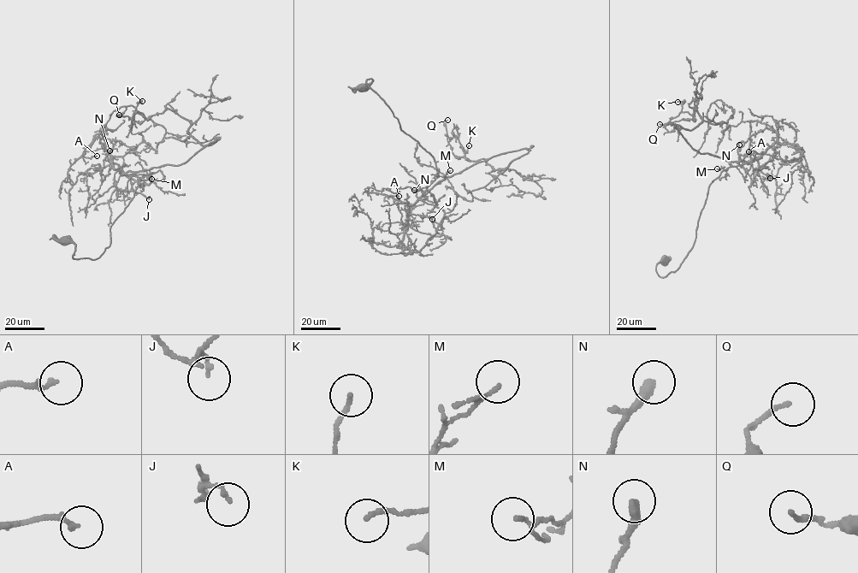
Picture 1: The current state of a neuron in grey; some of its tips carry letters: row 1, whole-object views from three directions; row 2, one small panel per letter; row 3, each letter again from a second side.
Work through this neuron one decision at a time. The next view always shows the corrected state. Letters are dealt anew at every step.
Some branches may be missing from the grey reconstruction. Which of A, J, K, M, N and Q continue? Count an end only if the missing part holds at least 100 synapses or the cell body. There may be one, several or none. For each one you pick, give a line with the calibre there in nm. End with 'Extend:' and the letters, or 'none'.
Extend: none

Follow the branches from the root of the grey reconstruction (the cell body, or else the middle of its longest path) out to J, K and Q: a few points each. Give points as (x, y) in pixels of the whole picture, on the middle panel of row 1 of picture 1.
J: (362, 87), (371, 79), (366, 84), (391, 109), (400, 129), (434, 158), (436, 177), (404, 209), (432, 219)
K: (362, 87), (371, 79), (434, 158), (422, 197), (529, 151), (500, 173), (468, 160), (469, 145)
Q: (362, 87), (371, 79), (434, 158), (422, 197), (529, 151), (500, 173), (456, 157), (447, 120)

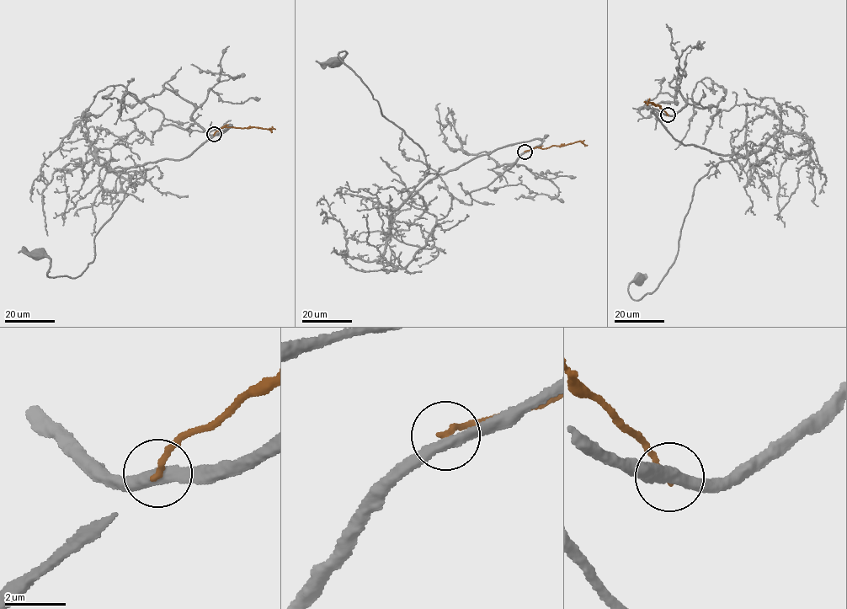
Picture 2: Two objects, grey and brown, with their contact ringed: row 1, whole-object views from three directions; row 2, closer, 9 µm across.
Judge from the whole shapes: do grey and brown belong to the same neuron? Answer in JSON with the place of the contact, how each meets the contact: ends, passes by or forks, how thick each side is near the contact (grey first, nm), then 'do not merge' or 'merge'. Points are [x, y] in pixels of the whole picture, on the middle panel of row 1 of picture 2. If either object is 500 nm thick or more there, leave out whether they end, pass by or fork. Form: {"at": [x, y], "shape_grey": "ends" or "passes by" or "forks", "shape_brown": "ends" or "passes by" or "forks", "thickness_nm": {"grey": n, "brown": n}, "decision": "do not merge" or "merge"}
{"at": [524, 152], "shape_grey": "passes by", "shape_brown": "ends", "thickness_nm": {"grey": 360, "brown": 200}, "decision": "do not merge"}

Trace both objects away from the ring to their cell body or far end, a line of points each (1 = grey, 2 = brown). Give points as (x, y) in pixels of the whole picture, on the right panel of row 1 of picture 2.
1: (668, 115), (652, 112), (683, 144), (742, 156), (697, 182), (674, 261), (634, 300), (629, 285), (638, 280)
2: (668, 115), (658, 105), (646, 102), (648, 100)

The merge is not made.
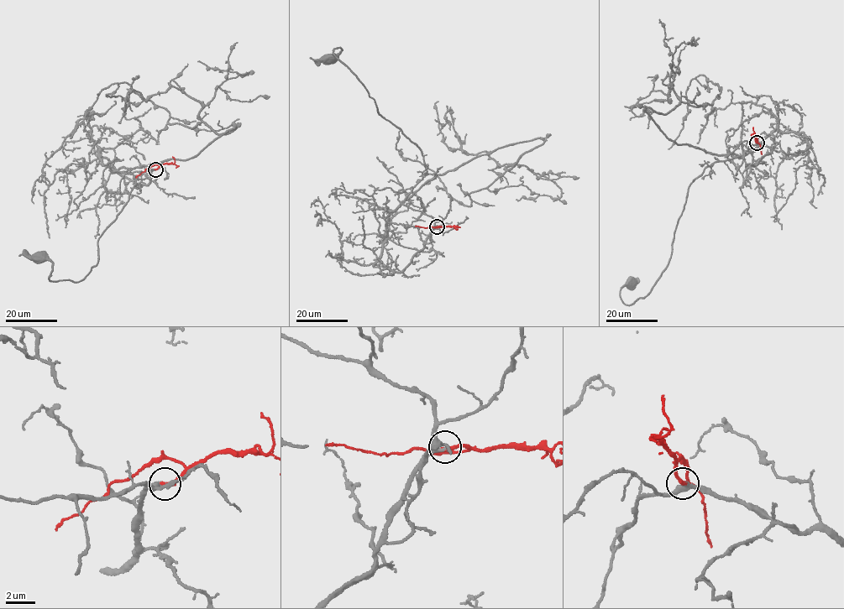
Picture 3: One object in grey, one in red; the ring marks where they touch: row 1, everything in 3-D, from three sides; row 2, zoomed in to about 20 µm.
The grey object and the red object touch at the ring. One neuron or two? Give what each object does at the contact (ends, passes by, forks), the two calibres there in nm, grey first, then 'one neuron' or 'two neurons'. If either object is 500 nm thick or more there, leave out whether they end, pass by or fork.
grey passes by; red ends there; 280 nm thick on the grey side, 280 nm on the other; one neuron

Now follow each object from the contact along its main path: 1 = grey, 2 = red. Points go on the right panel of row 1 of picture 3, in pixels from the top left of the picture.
1: (757, 143), (743, 157), (715, 161), (694, 179), (668, 264), (644, 297), (626, 304), (621, 289), (631, 283)
2: (757, 143), (762, 154)

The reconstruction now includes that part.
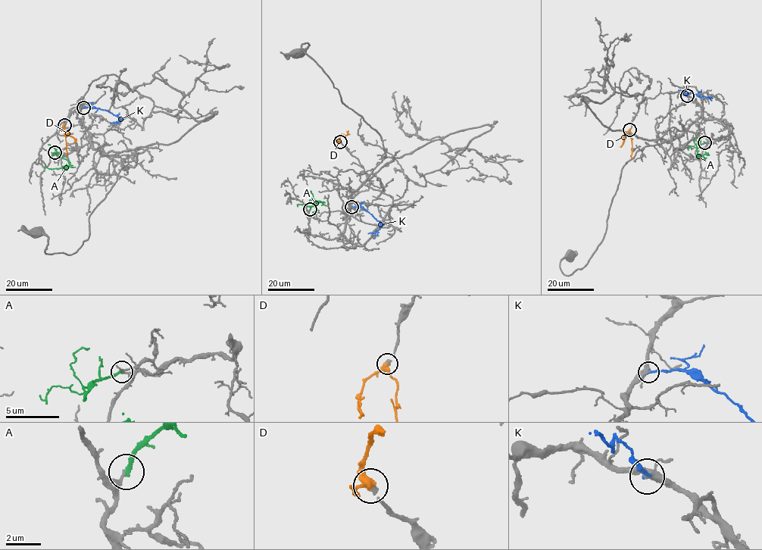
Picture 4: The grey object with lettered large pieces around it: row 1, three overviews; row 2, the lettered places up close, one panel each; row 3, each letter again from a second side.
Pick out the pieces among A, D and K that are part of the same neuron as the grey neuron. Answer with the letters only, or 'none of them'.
D

